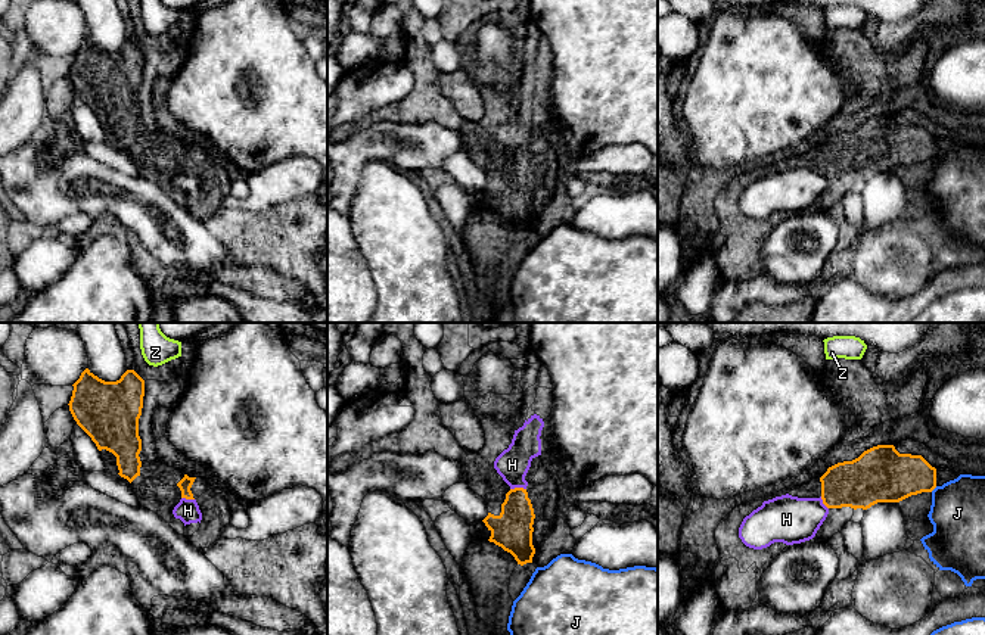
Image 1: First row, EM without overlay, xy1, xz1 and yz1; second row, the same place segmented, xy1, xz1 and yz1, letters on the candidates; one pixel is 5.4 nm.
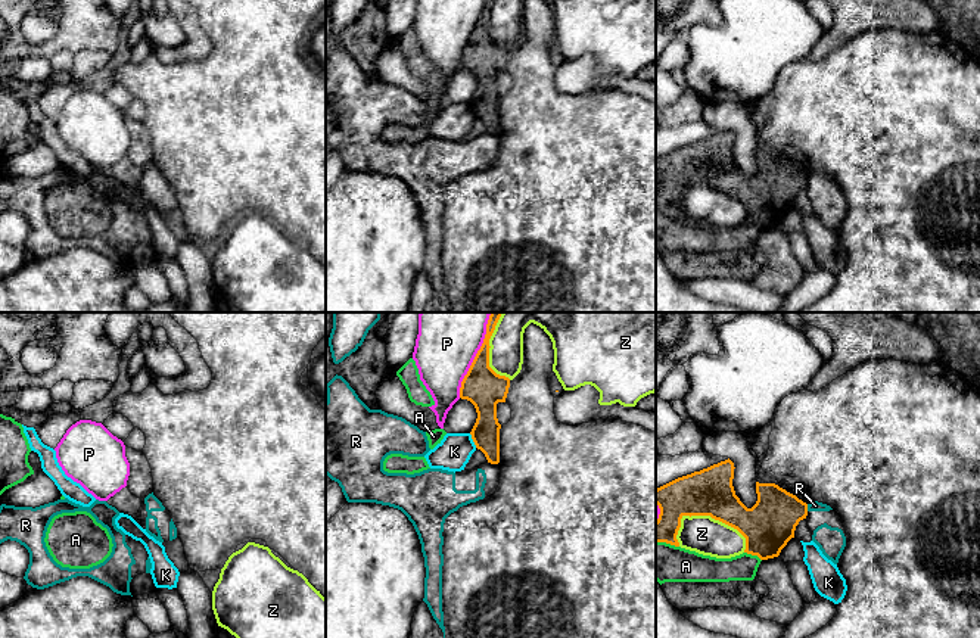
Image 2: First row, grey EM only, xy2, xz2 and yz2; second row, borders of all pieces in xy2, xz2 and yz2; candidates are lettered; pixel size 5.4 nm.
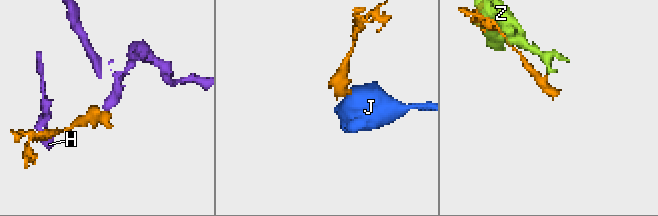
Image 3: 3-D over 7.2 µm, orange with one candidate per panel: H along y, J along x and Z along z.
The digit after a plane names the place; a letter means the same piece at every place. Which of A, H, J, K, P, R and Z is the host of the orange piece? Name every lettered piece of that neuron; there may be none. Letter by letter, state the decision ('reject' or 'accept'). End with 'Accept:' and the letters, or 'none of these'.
A: reject
H: reject
J: reject
K: reject
P: reject
R: accept
Z: reject
Accept: R

